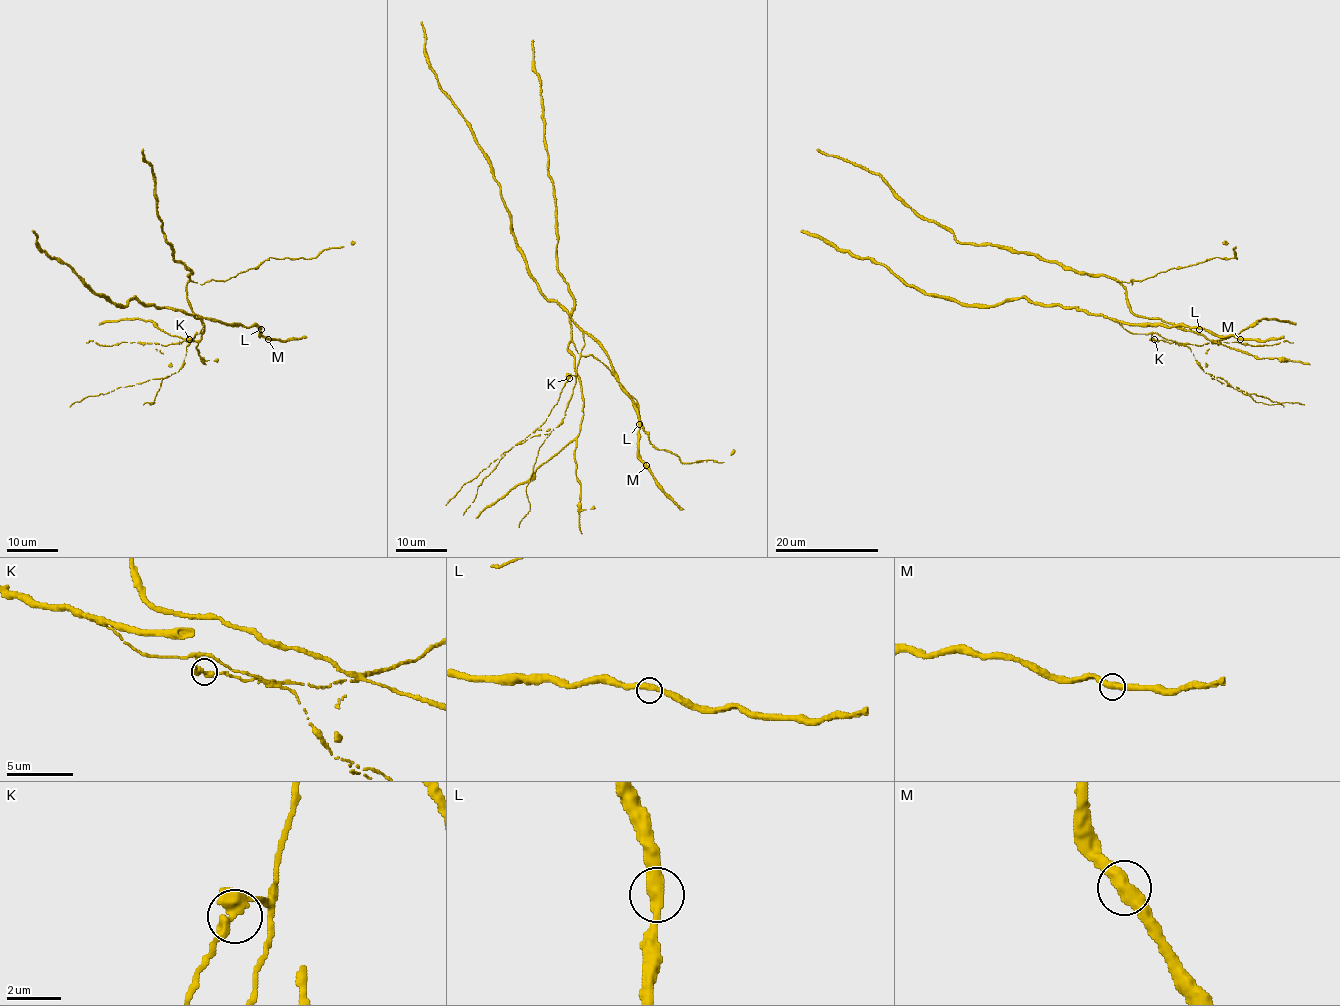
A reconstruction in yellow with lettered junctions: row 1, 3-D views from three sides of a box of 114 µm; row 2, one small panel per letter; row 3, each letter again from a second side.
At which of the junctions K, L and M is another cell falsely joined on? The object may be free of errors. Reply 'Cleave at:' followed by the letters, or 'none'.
Cleave at: K

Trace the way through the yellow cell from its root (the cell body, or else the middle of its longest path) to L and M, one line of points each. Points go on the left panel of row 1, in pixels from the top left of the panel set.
L: (196, 333), (201, 331), (202, 318), (261, 329)
M: (196, 333), (201, 331), (202, 318), (214, 318), (226, 324), (256, 326), (261, 329), (258, 335), (268, 339)

